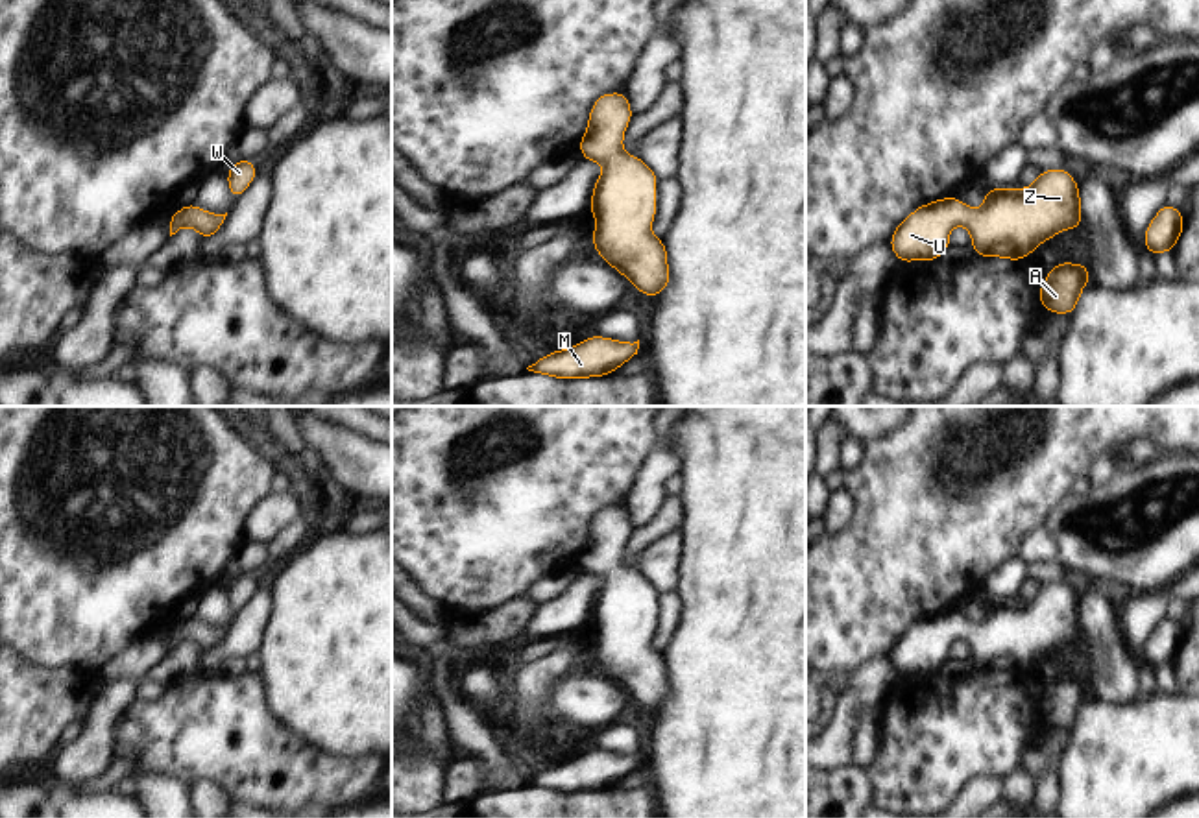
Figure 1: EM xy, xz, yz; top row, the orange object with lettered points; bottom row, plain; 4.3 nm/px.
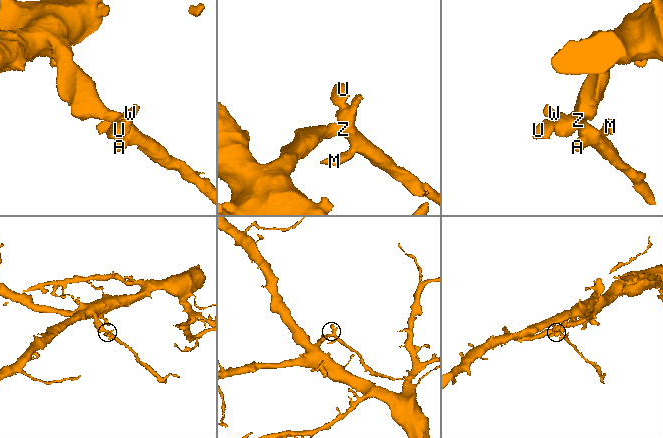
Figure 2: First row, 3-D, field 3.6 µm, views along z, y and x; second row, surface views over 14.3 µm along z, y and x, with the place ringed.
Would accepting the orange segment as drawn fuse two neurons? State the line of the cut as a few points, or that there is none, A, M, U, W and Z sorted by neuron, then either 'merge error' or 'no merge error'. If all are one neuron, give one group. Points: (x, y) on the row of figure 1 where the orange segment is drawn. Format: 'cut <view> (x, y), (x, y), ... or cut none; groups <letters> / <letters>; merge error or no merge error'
cut none; groups A M U W Z; no merge error

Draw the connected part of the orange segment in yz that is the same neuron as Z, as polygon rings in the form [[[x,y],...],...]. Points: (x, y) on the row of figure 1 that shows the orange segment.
[[[1064,168],[1040,172],[1031,188],[990,188],[985,194],[981,209],[972,211],[959,198],[937,199],[920,205],[892,233],[890,249],[900,264],[907,260],[935,260],[950,247],[950,231],[955,225],[966,225],[972,235],[972,246],[979,257],[1005,257],[1020,260],[1035,253],[1035,246],[1046,242],[1066,229],[1081,225],[1079,185]]]

